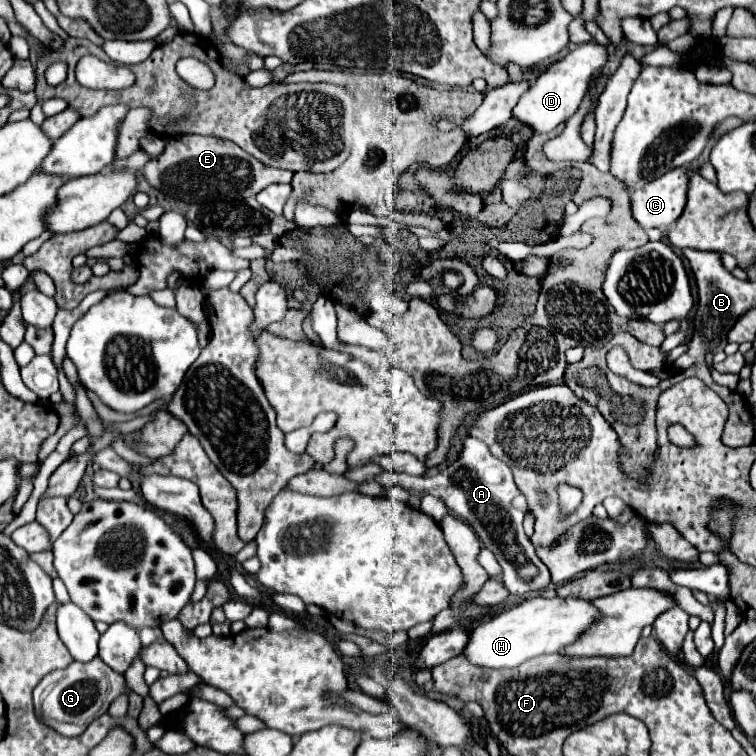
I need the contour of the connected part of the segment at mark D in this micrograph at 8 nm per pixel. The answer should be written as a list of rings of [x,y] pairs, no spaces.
[[[596,41],[578,45],[566,57],[562,57],[546,67],[546,71],[536,79],[536,83],[528,89],[528,93],[524,93],[520,97],[512,115],[518,121],[530,125],[538,133],[550,133],[556,125],[568,121],[576,113],[580,101],[584,99],[584,95],[590,89],[590,81],[604,69],[606,61],[608,61],[606,45],[596,43]]]

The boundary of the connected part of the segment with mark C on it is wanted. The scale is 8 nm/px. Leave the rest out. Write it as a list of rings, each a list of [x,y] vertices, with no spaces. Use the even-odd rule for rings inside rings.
[[[672,169],[632,193],[632,217],[644,227],[668,229],[684,211],[690,169]]]

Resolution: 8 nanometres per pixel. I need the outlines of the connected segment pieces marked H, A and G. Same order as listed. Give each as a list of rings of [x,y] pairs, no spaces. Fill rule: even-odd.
[[[528,597],[474,627],[464,655],[480,667],[518,667],[528,659],[546,653],[560,653],[564,647],[572,645],[572,641],[580,639],[580,635],[592,629],[596,621],[600,621],[600,609],[596,609],[592,601],[586,601],[582,597]]]
[[[468,437],[464,441],[464,449],[460,453],[460,459],[456,463],[452,463],[450,467],[446,467],[444,471],[440,471],[438,475],[426,475],[426,477],[412,477],[412,475],[398,475],[398,473],[380,473],[374,477],[374,481],[386,485],[386,487],[392,487],[392,485],[400,485],[412,493],[428,493],[428,495],[434,495],[438,499],[442,499],[446,503],[446,507],[450,511],[454,511],[454,515],[466,519],[470,523],[470,527],[476,531],[476,535],[480,537],[480,541],[484,543],[484,547],[488,547],[500,567],[502,567],[502,581],[506,585],[506,589],[512,593],[512,595],[528,595],[528,593],[536,593],[540,589],[546,589],[550,585],[550,573],[548,573],[548,567],[536,557],[536,551],[528,539],[528,535],[524,533],[522,529],[522,519],[524,519],[524,513],[518,511],[514,505],[512,505],[512,499],[516,495],[520,495],[520,489],[516,487],[514,483],[514,477],[512,477],[512,471],[508,469],[508,465],[504,465],[498,457],[494,457],[488,449],[488,445],[484,445],[484,441],[476,439],[476,437]],[[514,541],[512,545],[518,545],[518,551],[516,555],[510,559],[508,553],[506,553],[506,545]],[[522,561],[530,563],[536,567],[536,575],[534,577],[524,577],[520,573],[520,567],[522,567]]]
[[[94,657],[94,661],[88,663],[74,661],[66,669],[52,671],[38,683],[38,687],[34,689],[34,713],[44,725],[52,727],[60,735],[78,737],[84,731],[84,727],[98,715],[102,715],[120,693],[128,694],[129,705],[133,706],[133,717],[137,719],[143,707],[143,698],[127,687],[120,673],[108,669],[108,665],[100,661],[100,657]],[[74,723],[80,723],[82,727],[80,729],[66,727]]]

